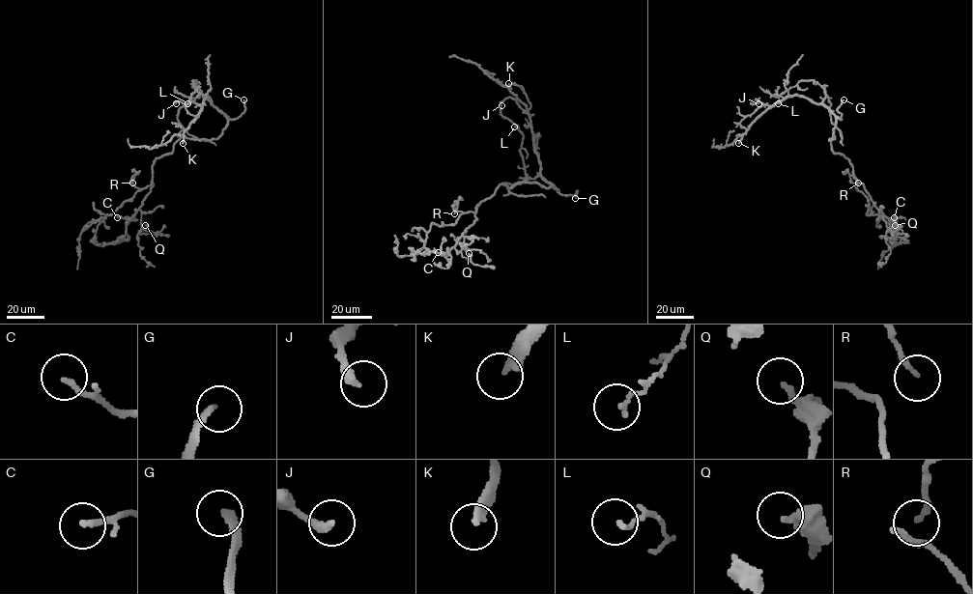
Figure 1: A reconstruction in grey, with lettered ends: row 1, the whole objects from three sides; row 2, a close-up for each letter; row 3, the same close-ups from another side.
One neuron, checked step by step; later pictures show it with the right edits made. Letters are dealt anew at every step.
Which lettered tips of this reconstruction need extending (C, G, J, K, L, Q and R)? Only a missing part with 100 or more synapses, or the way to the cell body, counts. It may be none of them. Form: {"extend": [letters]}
{"extend": ["G", "K"]}

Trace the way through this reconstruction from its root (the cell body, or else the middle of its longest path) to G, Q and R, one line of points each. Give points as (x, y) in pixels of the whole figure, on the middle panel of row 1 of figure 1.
G: (523, 182), (554, 187), (562, 194), (573, 196), (578, 190), (575, 198)
Q: (523, 182), (510, 188), (500, 184), (477, 205), (476, 219), (462, 234), (461, 255), (472, 263), (469, 253)
R: (523, 182), (510, 188), (500, 184), (477, 205), (474, 212), (456, 212), (454, 204), (454, 213)

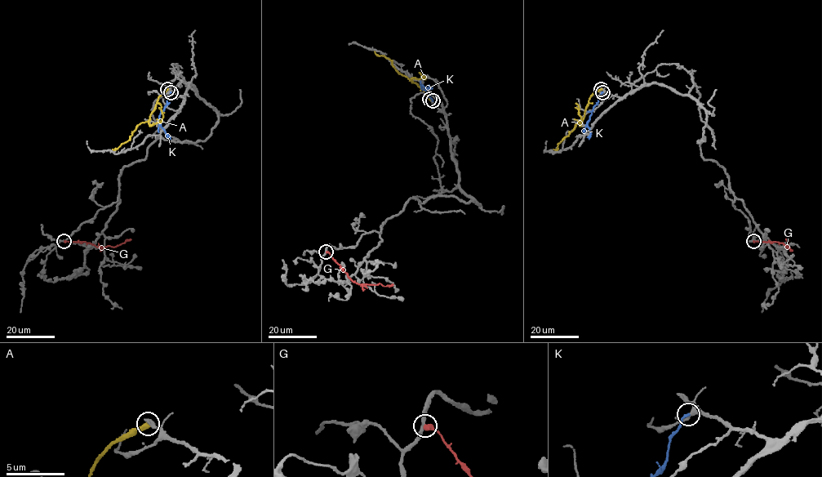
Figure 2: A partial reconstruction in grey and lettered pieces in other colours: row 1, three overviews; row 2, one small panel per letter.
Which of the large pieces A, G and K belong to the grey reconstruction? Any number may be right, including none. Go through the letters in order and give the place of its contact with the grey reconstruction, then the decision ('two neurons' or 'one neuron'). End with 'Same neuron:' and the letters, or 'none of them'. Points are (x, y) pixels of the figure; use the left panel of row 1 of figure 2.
A: contact (167, 89); two neurons
G: contact (64, 241); two neurons
K: contact (171, 92); two neurons
Same neuron: none of them

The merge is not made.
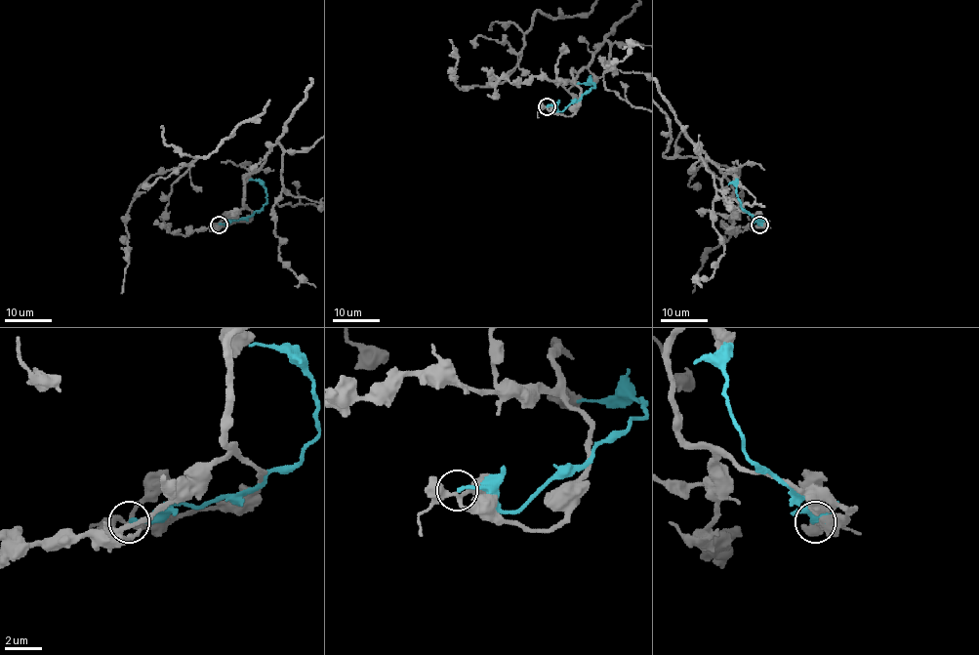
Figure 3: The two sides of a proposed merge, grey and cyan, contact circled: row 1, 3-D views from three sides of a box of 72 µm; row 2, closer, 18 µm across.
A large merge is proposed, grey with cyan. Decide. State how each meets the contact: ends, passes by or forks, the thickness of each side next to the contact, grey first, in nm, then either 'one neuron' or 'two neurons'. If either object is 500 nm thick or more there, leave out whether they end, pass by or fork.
grey forks; cyan ends; calibres 220 and 190 nm; two neurons

